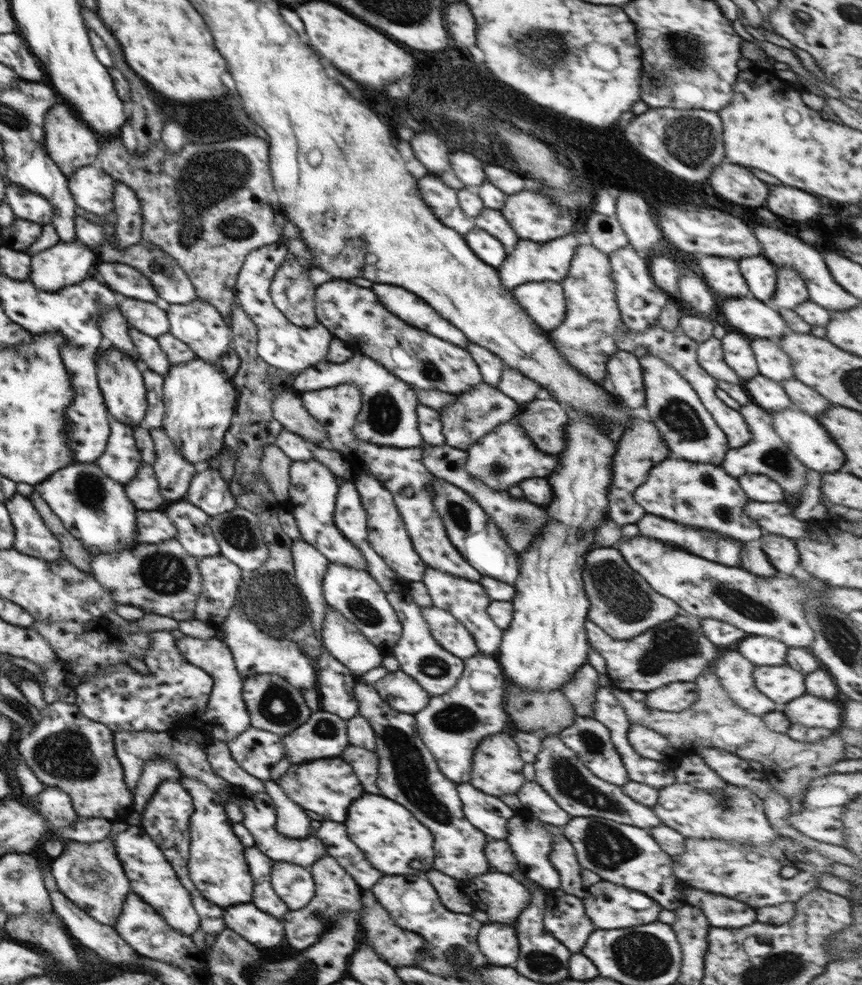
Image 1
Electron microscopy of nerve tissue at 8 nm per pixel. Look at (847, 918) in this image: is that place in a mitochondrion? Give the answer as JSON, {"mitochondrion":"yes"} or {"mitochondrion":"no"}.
{"mitochondrion":"no"}

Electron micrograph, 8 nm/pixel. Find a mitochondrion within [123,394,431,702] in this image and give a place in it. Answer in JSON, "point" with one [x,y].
{"point":[271,598]}

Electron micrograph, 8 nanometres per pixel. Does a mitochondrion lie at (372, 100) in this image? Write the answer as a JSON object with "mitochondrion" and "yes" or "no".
{"mitochondrion":"no"}

